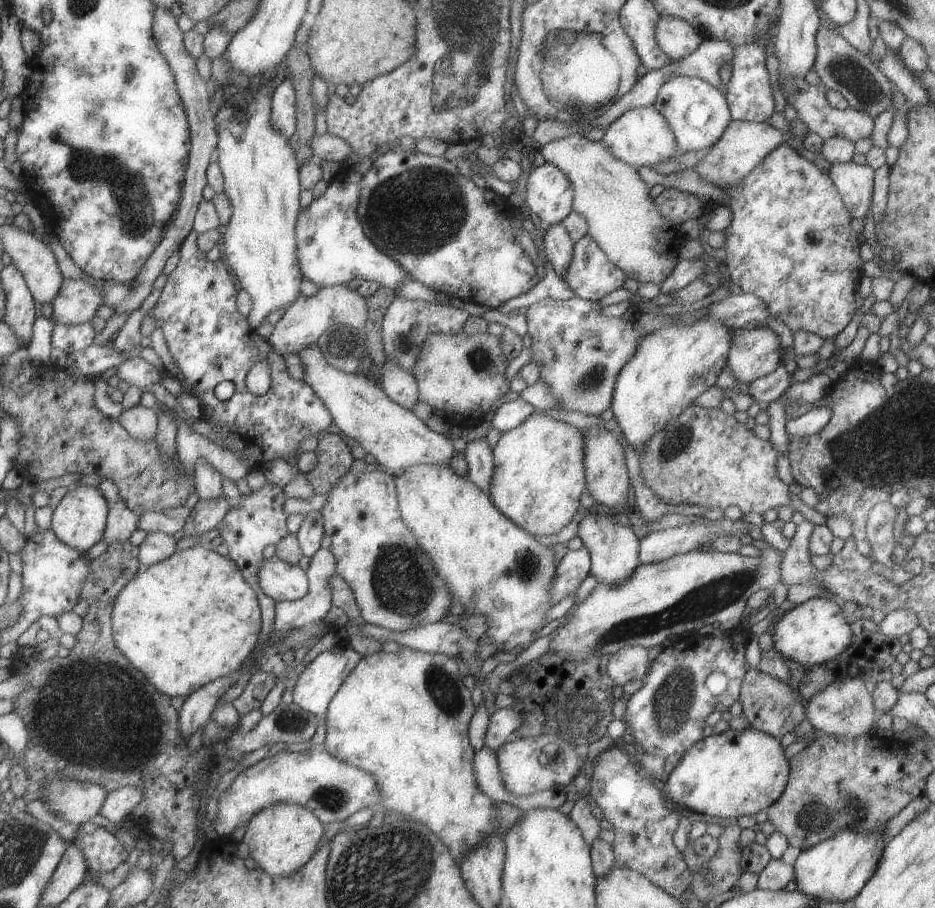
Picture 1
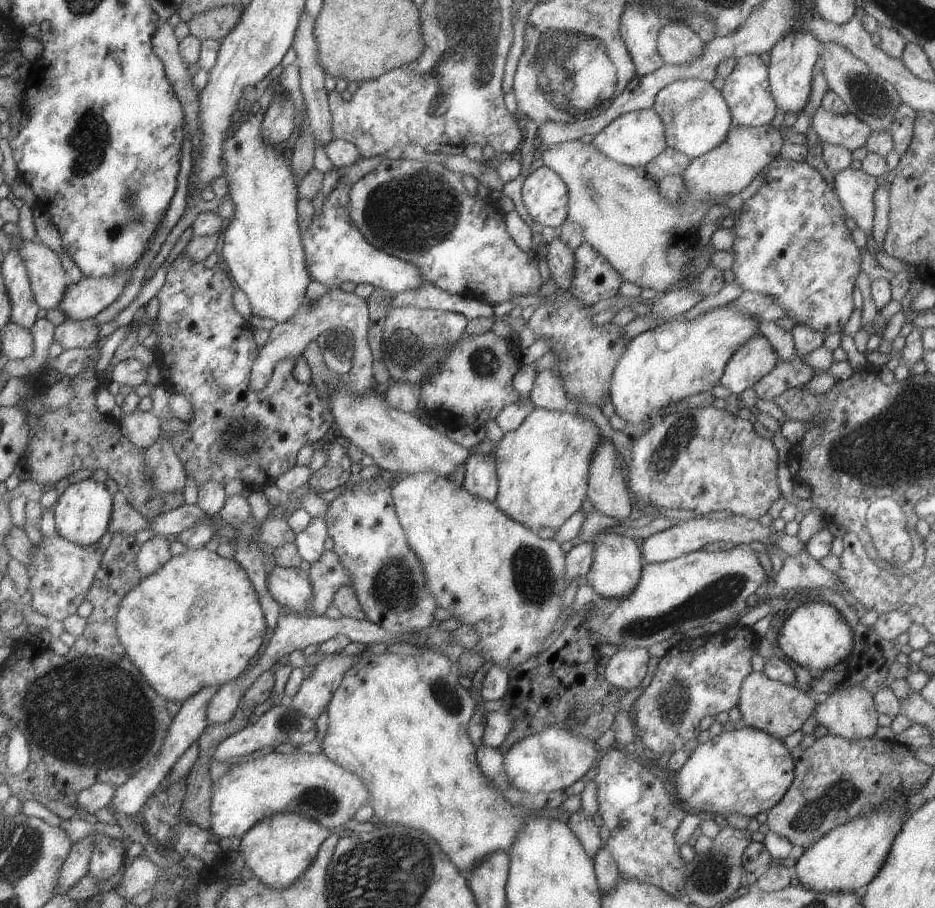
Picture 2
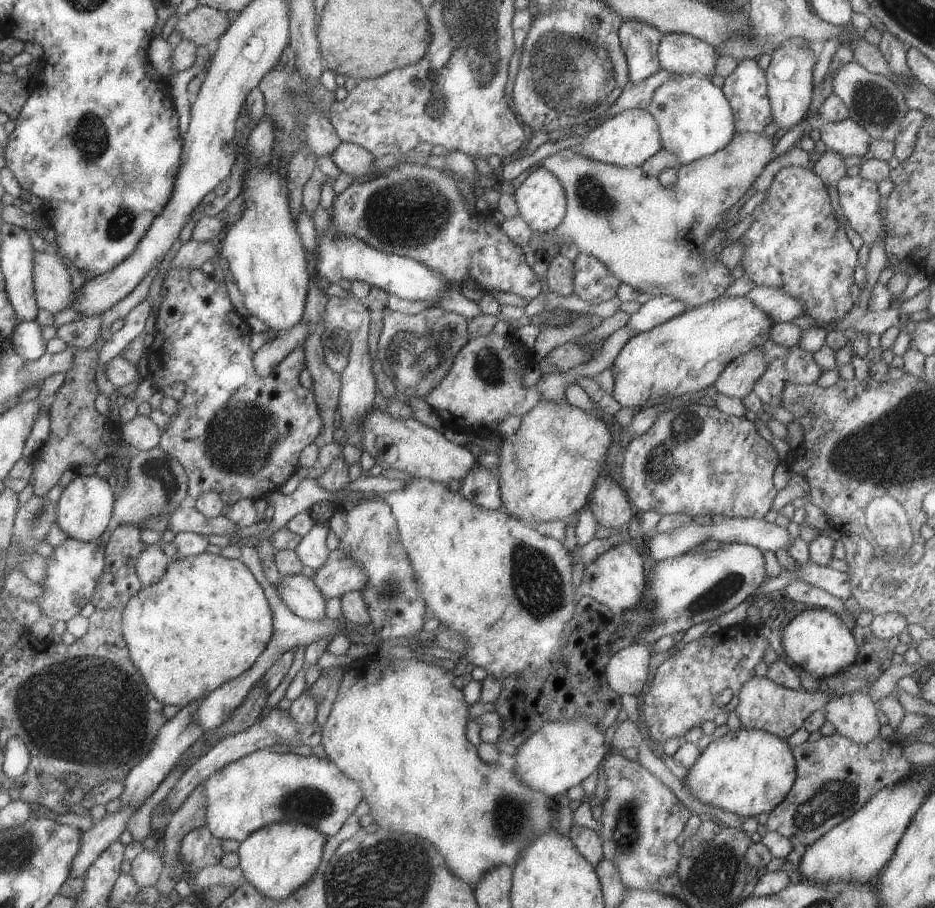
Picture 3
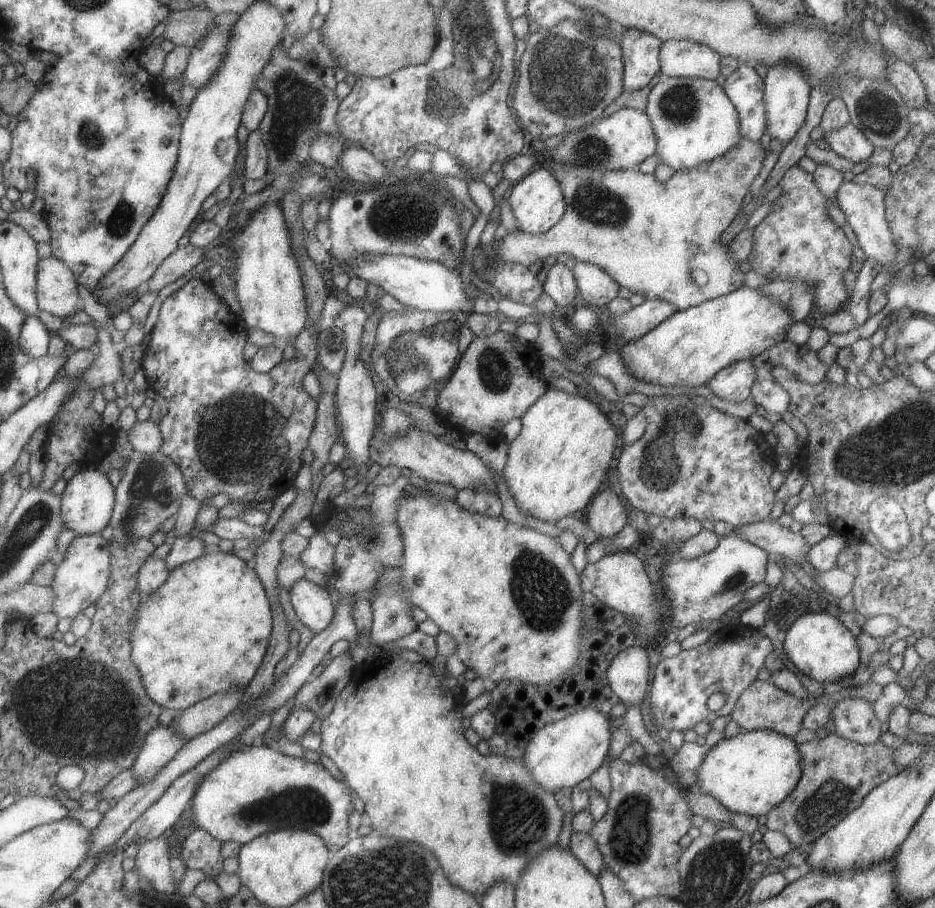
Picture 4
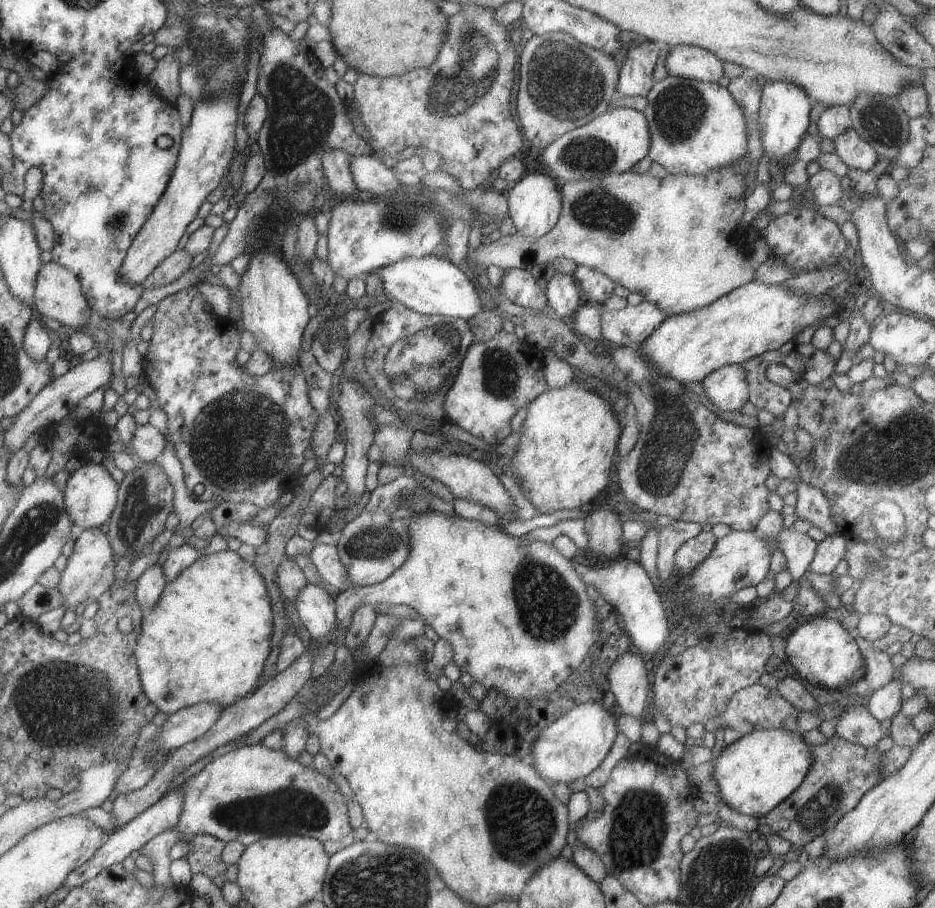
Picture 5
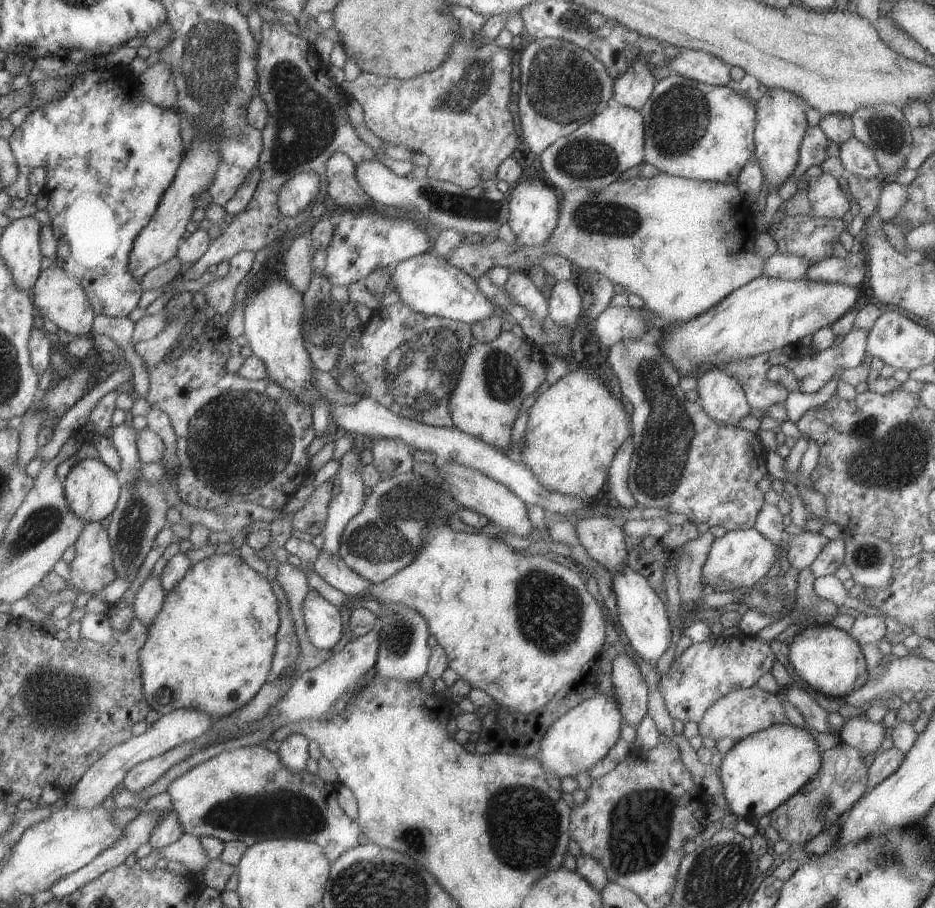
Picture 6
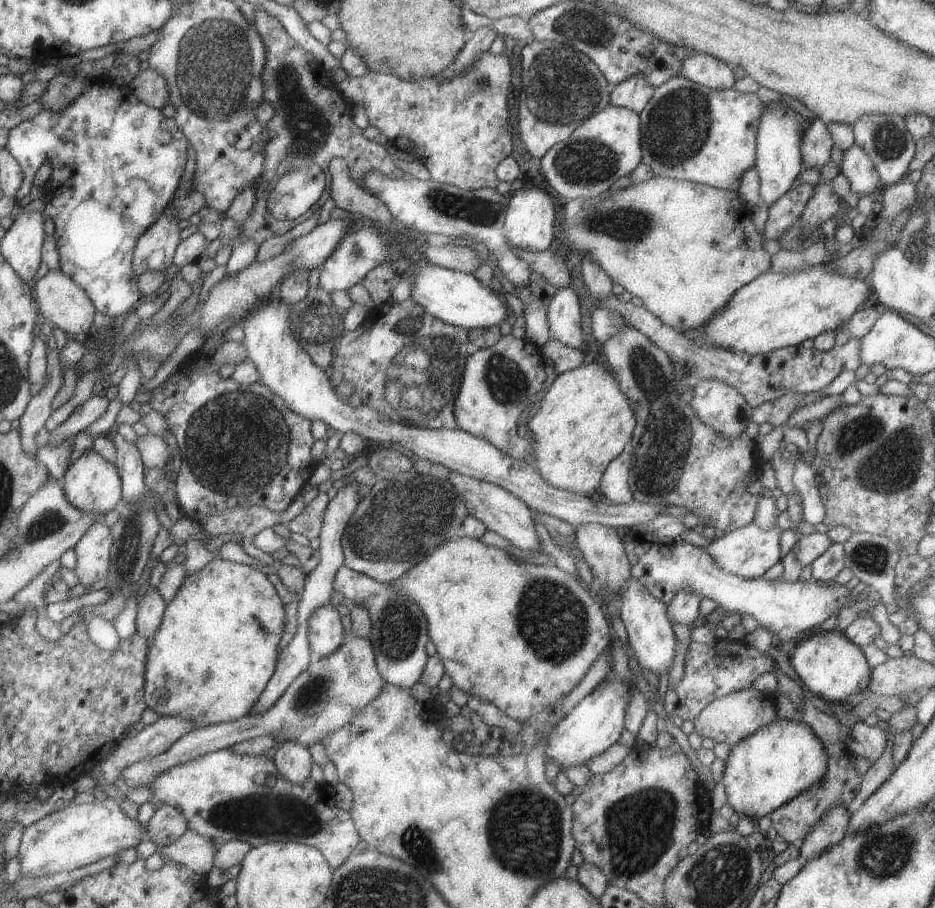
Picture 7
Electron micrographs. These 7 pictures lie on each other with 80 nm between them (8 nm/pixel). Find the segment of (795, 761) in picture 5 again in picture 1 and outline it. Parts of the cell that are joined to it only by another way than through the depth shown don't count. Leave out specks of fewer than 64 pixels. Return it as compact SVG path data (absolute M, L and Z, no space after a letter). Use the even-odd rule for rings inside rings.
M727 729L694 742L680 755L680 761L665 779L665 796L693 813L719 816L731 821L756 814L779 798L788 775L788 758L779 740L755 730Z

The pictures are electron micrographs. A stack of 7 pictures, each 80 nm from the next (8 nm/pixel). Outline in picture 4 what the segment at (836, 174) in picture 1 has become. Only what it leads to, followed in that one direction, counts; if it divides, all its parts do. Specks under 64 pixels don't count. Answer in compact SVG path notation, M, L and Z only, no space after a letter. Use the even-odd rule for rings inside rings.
M843 182L837 188L837 205L845 215L846 223L857 237L859 247L865 255L865 260L875 260L879 270L892 265L897 253L897 246L893 246L893 238L884 218L884 192L867 182Z

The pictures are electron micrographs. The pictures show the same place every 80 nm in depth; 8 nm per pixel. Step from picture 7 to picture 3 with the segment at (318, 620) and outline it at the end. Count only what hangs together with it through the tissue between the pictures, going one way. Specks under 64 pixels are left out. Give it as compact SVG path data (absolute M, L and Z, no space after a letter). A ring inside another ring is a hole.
M301 574L283 576L276 592L287 609L295 616L315 622L325 620L325 598L312 580Z

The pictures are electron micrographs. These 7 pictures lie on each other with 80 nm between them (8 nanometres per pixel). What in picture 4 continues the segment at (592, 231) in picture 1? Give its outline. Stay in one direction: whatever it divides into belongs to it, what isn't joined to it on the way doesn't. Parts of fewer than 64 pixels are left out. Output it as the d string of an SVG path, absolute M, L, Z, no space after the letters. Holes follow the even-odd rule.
M741 137L733 150L725 152L721 158L701 162L689 170L674 171L664 182L635 169L601 172L589 166L551 162L549 170L560 183L565 202L563 216L543 234L533 236L519 230L506 233L499 240L499 246L492 248L493 259L497 256L497 260L528 268L533 262L549 256L571 256L576 262L599 266L619 287L627 288L633 295L639 294L645 301L665 300L676 311L724 296L742 286L743 273L739 269L740 262L731 258L727 246L719 243L719 237L735 218L739 202L759 174L767 152L763 152L760 142ZM695 272L703 272L705 284L695 282Z

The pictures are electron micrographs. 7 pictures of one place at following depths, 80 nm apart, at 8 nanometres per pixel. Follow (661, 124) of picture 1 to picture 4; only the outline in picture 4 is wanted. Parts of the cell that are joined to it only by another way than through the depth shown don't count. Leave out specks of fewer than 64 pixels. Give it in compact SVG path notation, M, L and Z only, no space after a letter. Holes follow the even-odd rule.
M621 108L611 116L573 130L553 150L551 160L563 162L565 166L589 166L601 172L605 170L635 169L645 158L655 153L655 136L649 118L637 110Z

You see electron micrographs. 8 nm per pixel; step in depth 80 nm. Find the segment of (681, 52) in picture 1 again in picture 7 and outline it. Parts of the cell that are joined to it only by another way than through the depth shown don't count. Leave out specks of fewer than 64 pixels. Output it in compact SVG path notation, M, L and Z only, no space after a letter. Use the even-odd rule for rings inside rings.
M705 53L680 59L678 74L695 84L715 89L731 89L735 78L731 66Z

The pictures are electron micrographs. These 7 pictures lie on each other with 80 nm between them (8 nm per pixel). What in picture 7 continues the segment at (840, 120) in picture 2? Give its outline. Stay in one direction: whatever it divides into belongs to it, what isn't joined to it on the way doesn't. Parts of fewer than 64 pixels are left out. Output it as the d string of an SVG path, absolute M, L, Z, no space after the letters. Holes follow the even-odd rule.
M853 143L842 152L838 168L840 173L847 178L850 189L855 194L877 195L883 187L873 163L858 144Z

